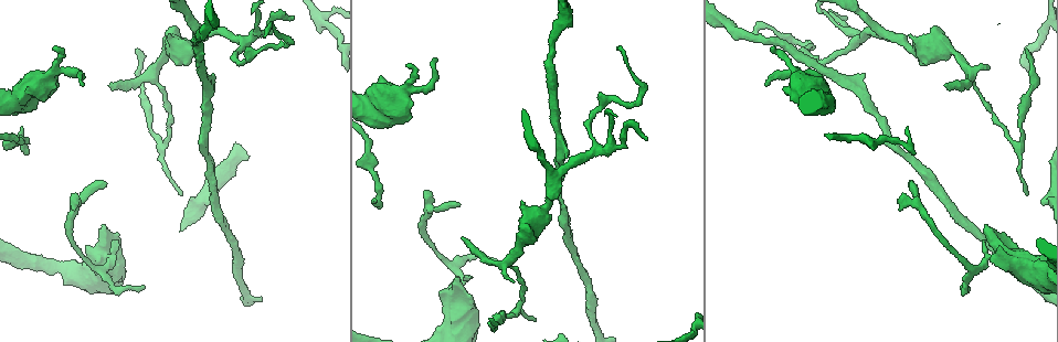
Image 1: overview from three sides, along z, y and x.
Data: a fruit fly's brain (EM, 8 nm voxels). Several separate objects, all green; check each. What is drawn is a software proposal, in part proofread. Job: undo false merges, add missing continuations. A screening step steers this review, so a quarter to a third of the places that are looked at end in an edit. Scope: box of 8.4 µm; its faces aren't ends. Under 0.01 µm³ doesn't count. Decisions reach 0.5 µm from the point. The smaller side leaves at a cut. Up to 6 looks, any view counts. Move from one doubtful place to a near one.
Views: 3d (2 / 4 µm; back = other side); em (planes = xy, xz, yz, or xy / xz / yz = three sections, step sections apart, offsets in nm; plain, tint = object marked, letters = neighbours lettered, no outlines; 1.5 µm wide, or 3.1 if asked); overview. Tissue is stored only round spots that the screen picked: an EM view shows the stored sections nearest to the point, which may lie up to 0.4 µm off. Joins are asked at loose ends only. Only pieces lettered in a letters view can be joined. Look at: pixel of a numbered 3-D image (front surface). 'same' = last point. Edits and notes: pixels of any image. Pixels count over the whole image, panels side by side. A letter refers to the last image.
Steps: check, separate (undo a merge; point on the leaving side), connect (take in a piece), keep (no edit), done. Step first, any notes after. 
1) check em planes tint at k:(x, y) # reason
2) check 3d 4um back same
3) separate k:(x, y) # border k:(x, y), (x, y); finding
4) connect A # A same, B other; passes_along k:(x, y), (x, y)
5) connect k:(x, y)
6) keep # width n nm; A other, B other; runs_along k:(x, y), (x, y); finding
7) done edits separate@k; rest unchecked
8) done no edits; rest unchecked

check em yz step 8 letters at 1:(944, 86) # tapers out

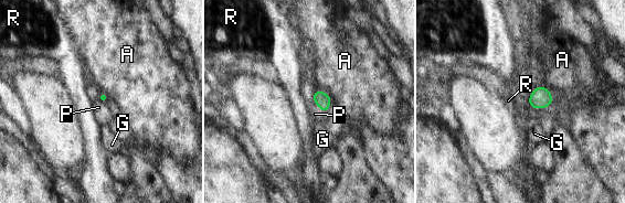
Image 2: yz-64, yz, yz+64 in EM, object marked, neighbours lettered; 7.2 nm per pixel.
check em planes letters same # another direction

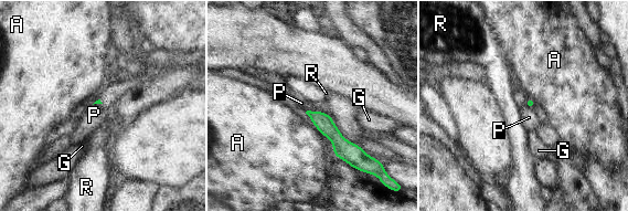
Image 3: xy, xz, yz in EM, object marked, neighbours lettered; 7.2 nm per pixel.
connect P # A other, G other, P same, R other; passes_along 3:(323, 122), (310, 111), (301, 103); it goes on there

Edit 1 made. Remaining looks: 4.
check overview # redraw

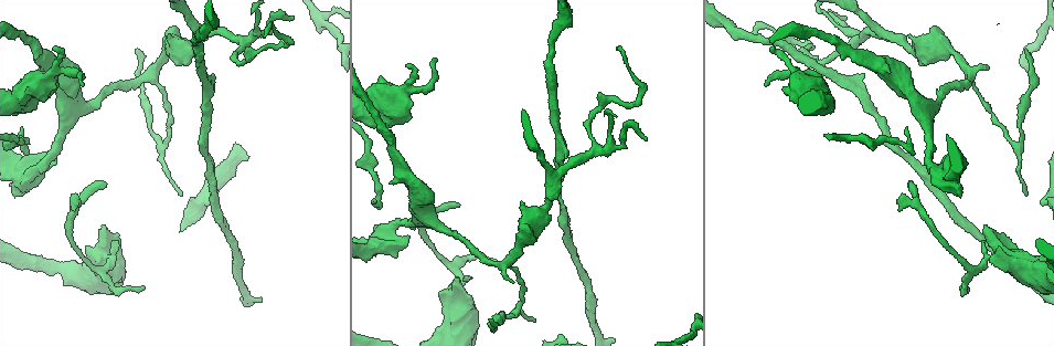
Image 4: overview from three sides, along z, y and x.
check em xz step 4 letters at 4:(105, 187) # branch stops here

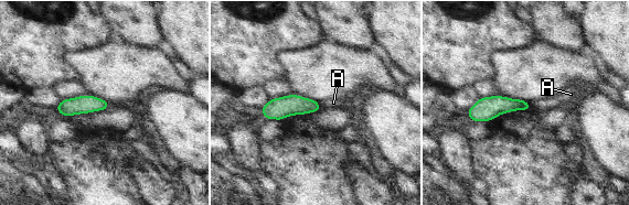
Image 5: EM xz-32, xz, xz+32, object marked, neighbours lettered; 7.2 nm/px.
check em planes letters same # cut it another way

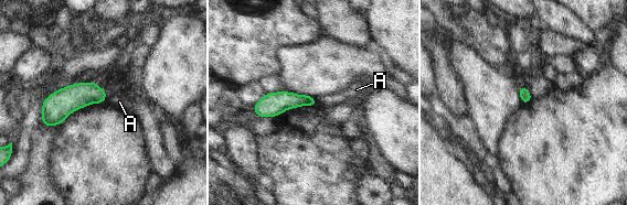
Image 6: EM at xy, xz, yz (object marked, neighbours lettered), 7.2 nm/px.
keep # longest_contact A 60 nm; A other; no lettered piece goes on from it

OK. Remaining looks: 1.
check em xy step 8 letters at 4:(53, 50) # thin end

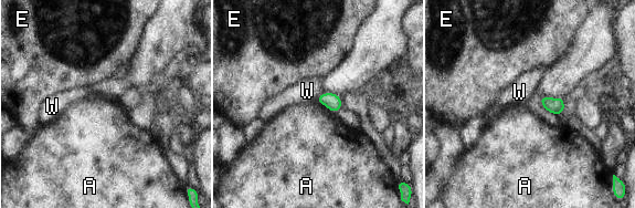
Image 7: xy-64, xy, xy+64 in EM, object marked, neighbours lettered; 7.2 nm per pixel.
keep # longest_contact W 70 nm; A other, E other, W other; border 7:(321, 93), (316, 100); no lettered piece goes on from it

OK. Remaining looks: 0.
done edits connect@3; rest unchecked

